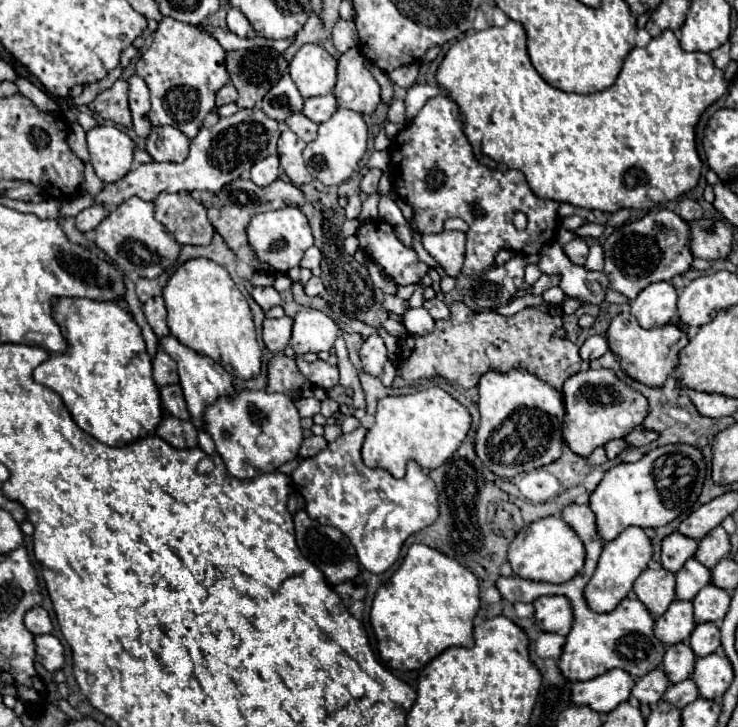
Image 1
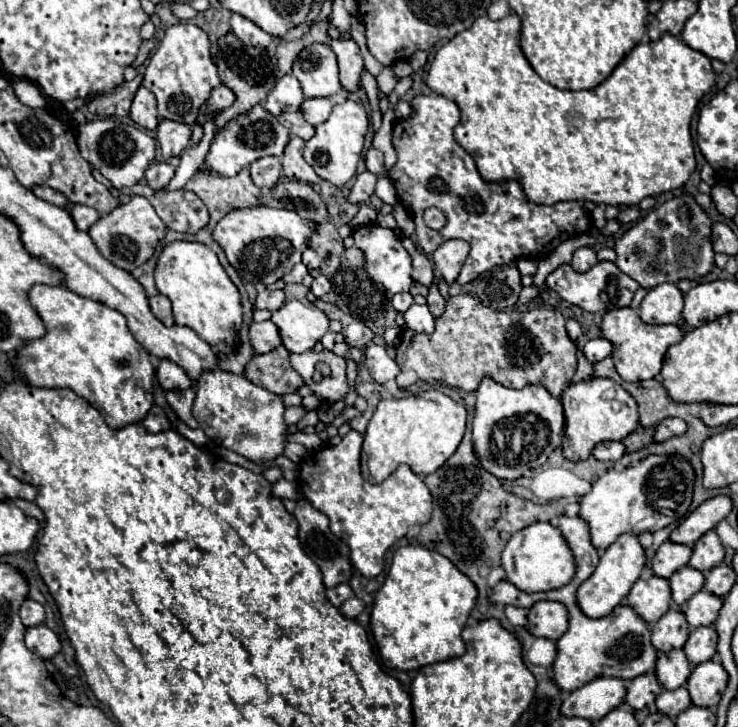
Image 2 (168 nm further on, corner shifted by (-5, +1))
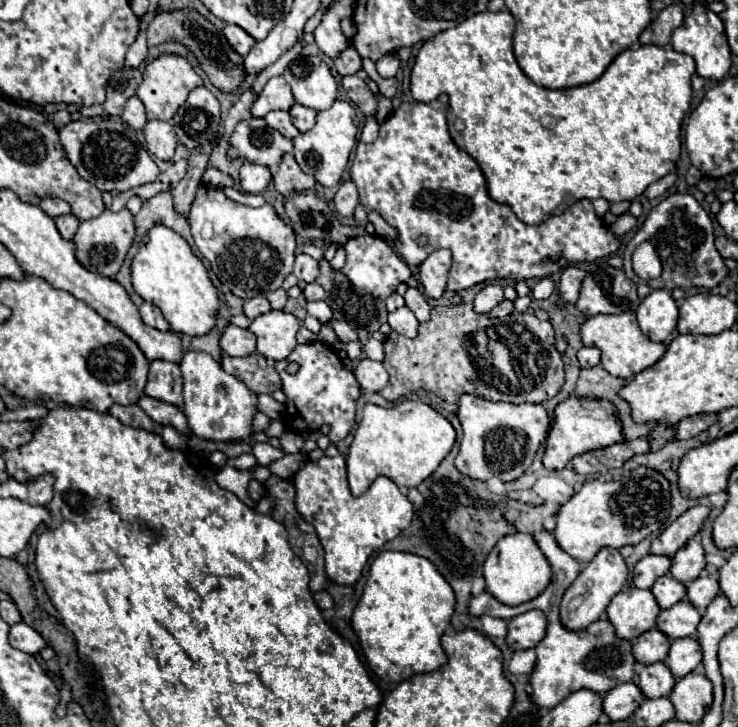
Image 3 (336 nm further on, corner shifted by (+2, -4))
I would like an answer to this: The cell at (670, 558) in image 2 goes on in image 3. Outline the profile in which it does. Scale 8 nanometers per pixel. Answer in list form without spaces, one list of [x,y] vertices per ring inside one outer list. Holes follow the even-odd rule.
[[[646,555],[646,557],[642,557],[636,563],[636,567],[632,571],[632,583],[638,589],[650,589],[658,577],[668,573],[670,565],[672,565],[670,557],[664,557],[664,555]]]

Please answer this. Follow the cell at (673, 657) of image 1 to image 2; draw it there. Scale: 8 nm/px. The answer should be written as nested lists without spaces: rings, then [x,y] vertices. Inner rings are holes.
[[[681,648],[671,650],[665,654],[659,654],[655,674],[667,690],[675,690],[675,688],[683,686],[687,682],[687,678],[691,676],[691,662],[687,660],[687,656]]]

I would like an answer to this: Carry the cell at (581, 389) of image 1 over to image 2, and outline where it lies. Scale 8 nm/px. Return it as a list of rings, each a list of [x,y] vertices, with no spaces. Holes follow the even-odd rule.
[[[591,378],[569,384],[563,390],[561,402],[565,410],[565,436],[561,448],[565,458],[573,462],[589,458],[599,442],[625,440],[639,426],[639,406],[635,398],[621,384],[609,378]]]

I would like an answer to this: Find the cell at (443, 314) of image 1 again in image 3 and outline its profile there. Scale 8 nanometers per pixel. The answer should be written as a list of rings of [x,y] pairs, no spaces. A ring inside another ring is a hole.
[[[408,289],[404,295],[404,301],[406,301],[406,307],[414,311],[420,323],[426,323],[430,319],[430,305],[426,301],[426,295],[420,289]]]

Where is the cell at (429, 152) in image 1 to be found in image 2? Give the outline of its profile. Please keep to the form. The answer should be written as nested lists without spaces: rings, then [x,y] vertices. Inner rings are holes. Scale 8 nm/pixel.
[[[427,94],[427,96],[415,96],[411,100],[413,106],[413,116],[407,120],[395,120],[393,124],[393,146],[397,150],[397,164],[391,170],[391,182],[397,190],[397,196],[409,216],[415,222],[415,234],[419,248],[427,254],[431,254],[443,240],[449,238],[463,238],[471,244],[469,258],[463,264],[463,270],[459,272],[457,282],[467,284],[475,280],[479,274],[491,270],[493,266],[507,266],[513,262],[513,258],[545,258],[549,256],[557,244],[581,236],[591,228],[591,218],[589,212],[581,208],[579,202],[557,202],[553,206],[541,206],[531,202],[525,194],[523,188],[517,180],[503,180],[503,182],[487,182],[481,178],[475,160],[471,158],[469,152],[465,152],[457,140],[453,138],[453,128],[459,124],[461,112],[459,106],[451,100],[447,100],[441,94]],[[437,206],[439,210],[445,212],[447,224],[439,232],[431,232],[423,222],[423,210]]]

